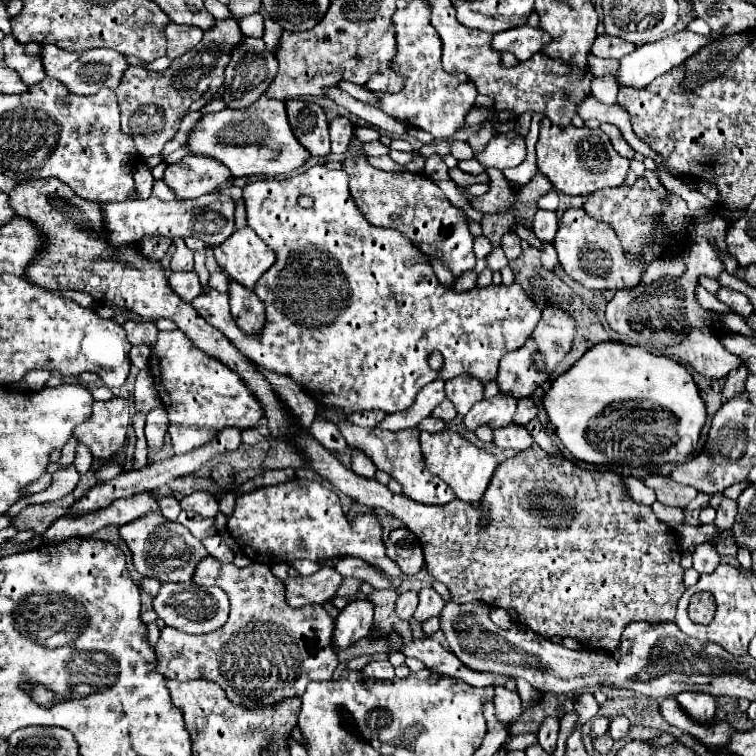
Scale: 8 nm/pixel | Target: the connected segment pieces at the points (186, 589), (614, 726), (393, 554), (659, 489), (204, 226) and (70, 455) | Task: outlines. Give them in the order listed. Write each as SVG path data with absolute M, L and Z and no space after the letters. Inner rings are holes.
M165 583L151 603L153 611L165 621L165 625L195 635L211 633L223 627L229 617L229 599L219 587L197 587L195 583Z
M613 717L611 723L609 723L609 735L617 741L617 739L623 739L629 731L629 719L627 717Z
M407 527L391 531L385 547L387 555L401 567L405 575L415 575L425 565L421 543L417 543L417 537Z
M647 475L643 479L643 483L655 491L659 503L671 505L671 507L679 507L679 509L683 509L699 493L695 487L675 483L669 477L663 477L663 475Z
M219 191L203 195L201 199L187 199L187 201L159 201L155 197L149 199L129 199L123 203L103 203L101 213L103 213L103 229L107 235L107 241L111 247L121 247L121 245L131 245L137 243L141 237L151 237L151 235L163 235L169 239L175 237L195 237L201 239L205 245L219 245L223 243L233 231L235 231L235 221L233 221L233 211L235 211L235 201L227 195L221 195Z
M72 436L67 442L67 445L61 449L61 467L69 467L69 465L74 462L76 447L79 444L80 443L77 441L77 439Z

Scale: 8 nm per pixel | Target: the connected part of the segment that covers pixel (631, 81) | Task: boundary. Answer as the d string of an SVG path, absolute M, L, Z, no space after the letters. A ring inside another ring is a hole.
M679 31L675 35L669 35L665 39L659 39L659 41L653 41L653 43L645 43L641 45L639 49L635 49L633 53L629 53L627 57L623 57L619 61L619 69L615 73L615 81L619 87L623 85L629 85L629 87L645 87L649 85L655 77L667 73L669 69L675 69L679 67L689 55L697 53L711 37L705 37L705 35L699 35L699 33L691 33L691 31Z

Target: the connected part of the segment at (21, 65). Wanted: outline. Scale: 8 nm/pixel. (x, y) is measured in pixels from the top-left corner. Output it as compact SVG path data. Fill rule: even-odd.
M5 35L1 41L5 53L5 65L17 71L25 85L35 85L45 79L45 69L41 67L41 57L37 55L39 43L17 43L13 35Z

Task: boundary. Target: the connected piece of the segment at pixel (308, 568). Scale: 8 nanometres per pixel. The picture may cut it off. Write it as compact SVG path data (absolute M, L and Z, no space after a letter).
M295 561L295 563L289 563L299 575L311 575L311 573L315 573L317 569L319 569L319 565L317 563L313 563L313 561Z

